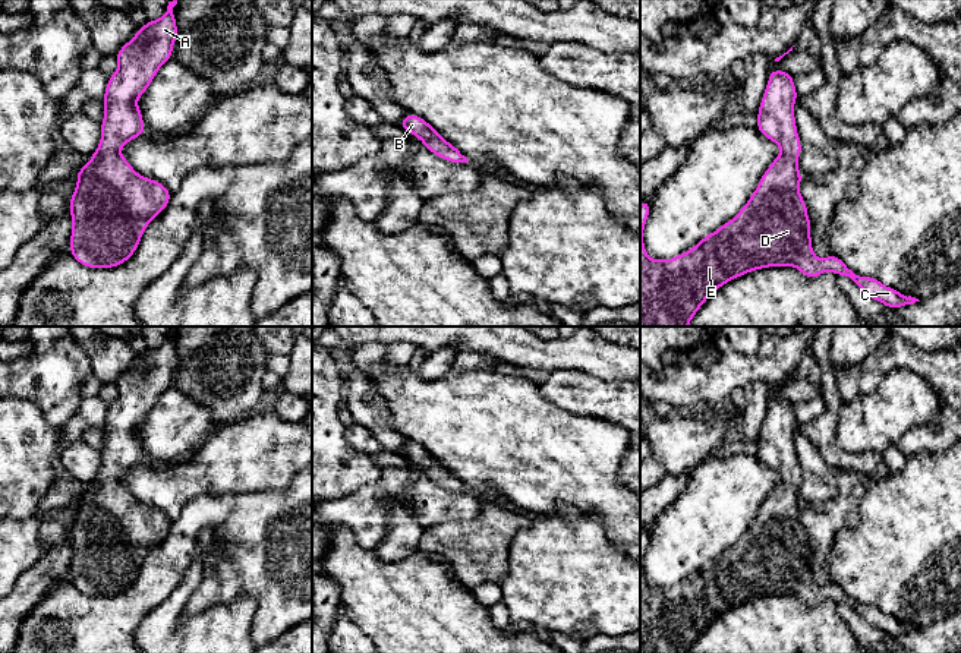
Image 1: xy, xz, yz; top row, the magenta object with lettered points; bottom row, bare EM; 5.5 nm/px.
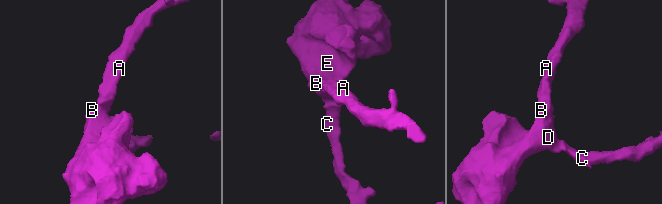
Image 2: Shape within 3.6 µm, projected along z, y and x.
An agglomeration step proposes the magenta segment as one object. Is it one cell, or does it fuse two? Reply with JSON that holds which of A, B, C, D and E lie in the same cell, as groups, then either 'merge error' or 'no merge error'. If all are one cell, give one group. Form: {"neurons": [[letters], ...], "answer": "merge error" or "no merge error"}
{"neurons": [["A", "B", "C", "D", "E"]], "answer": "no merge error"}

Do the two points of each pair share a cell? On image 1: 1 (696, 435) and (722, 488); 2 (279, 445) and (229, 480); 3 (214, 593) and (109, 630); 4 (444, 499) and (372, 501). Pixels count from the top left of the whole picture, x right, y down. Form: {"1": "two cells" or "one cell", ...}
{"1": "two cells", "2": "one cell", "3": "one cell", "4": "one cell"}

